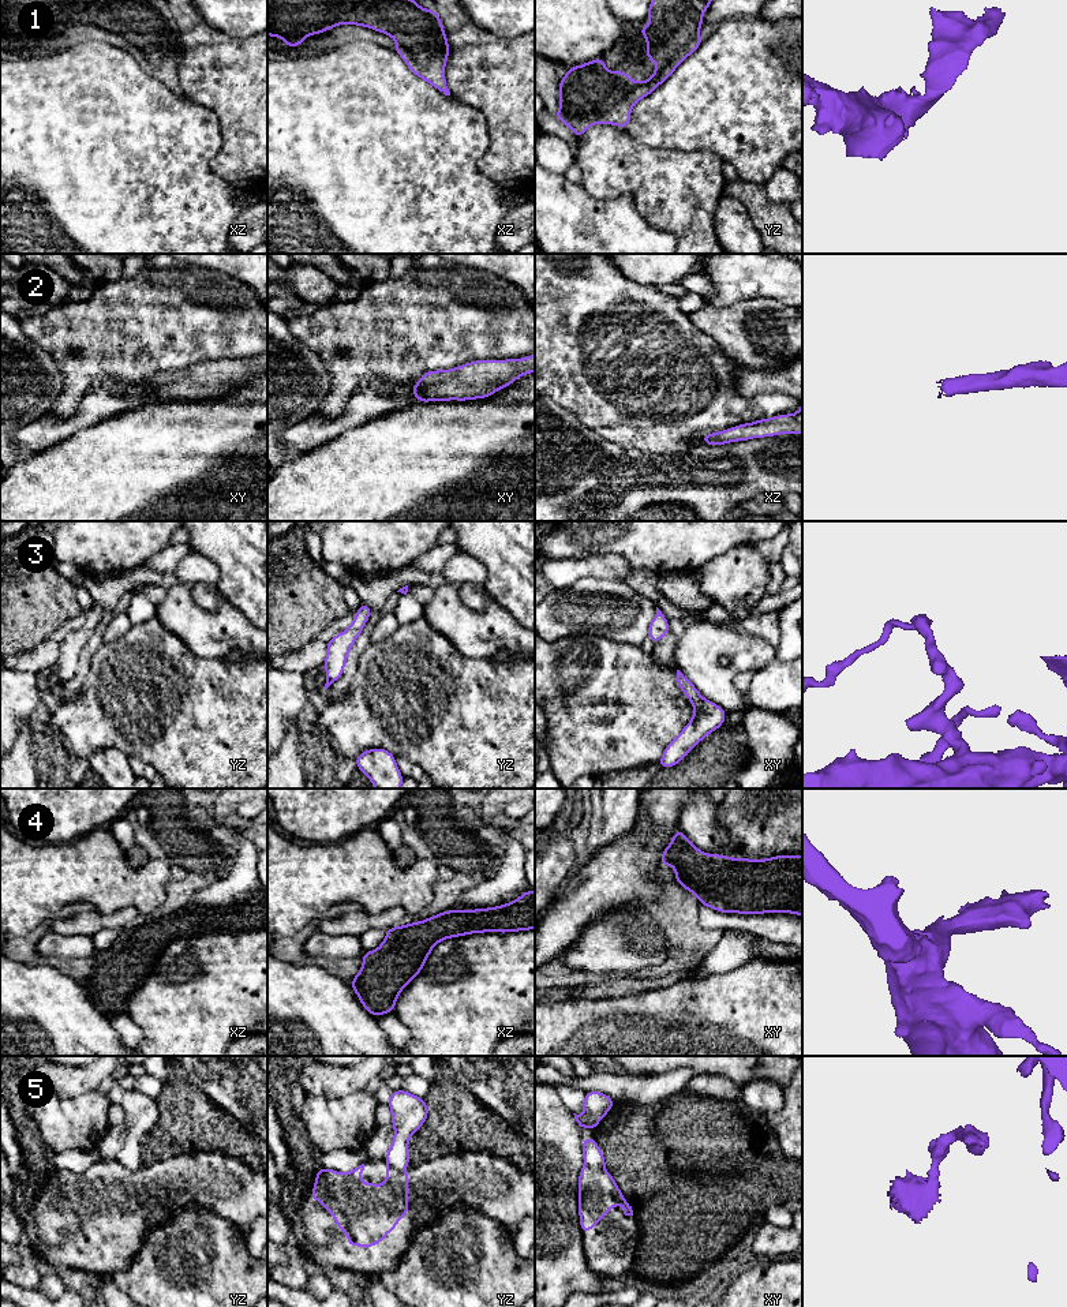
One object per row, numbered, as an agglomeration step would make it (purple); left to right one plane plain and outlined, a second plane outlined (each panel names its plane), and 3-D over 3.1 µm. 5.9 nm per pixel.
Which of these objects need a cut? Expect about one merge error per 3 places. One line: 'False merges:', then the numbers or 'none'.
False merges: 5

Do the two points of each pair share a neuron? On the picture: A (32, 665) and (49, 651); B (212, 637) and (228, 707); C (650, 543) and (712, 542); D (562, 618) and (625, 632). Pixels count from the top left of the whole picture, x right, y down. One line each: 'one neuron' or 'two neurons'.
A: one neuron
B: two neurons
C: one neuron
D: one neuron

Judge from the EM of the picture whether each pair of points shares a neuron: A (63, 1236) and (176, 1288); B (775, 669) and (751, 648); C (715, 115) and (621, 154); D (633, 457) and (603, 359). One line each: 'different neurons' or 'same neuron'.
A: different neurons
B: different neurons
C: different neurons
D: different neurons

